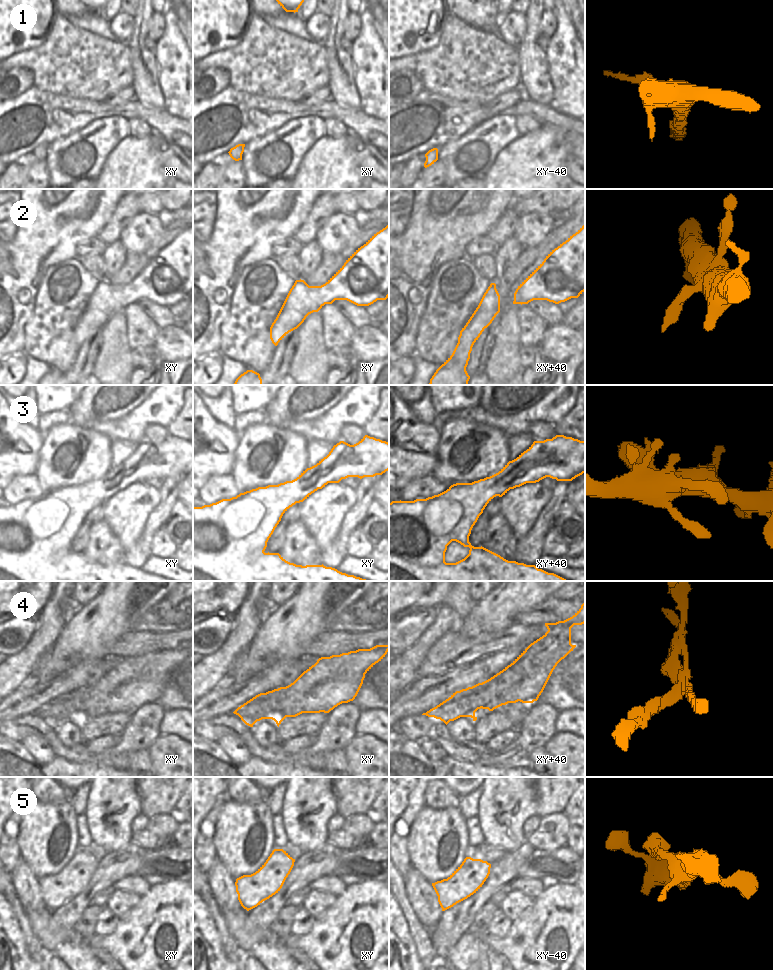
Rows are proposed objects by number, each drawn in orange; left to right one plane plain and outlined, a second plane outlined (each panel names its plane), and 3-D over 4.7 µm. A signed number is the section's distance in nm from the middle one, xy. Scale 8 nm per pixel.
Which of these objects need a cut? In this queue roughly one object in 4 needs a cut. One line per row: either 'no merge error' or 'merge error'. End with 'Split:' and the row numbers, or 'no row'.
1: merge error
2: no merge error
3: no merge error
4: merge error
5: no merge error
Split: 1, 4

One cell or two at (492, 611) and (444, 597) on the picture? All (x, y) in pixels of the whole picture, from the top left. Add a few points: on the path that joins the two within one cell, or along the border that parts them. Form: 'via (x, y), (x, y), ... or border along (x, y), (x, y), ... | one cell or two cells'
border along (477, 603), (463, 619) | two cells

